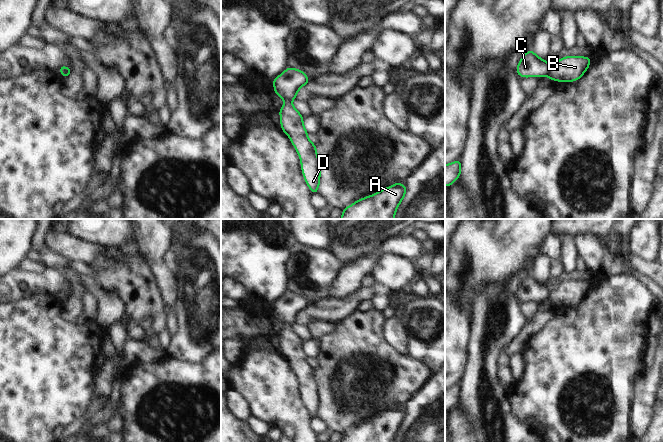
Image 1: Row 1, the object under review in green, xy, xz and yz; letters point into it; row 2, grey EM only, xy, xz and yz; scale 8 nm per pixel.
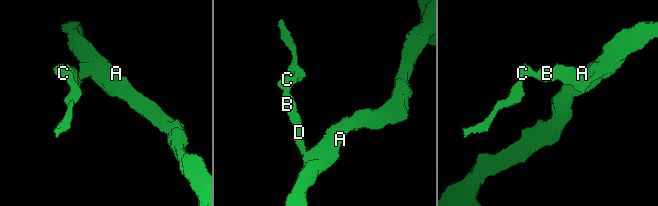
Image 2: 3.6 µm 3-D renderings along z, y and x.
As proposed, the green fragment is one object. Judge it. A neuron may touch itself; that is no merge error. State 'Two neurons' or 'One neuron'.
Two neurons

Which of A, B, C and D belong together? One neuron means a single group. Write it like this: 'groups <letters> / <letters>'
groups A B D / C

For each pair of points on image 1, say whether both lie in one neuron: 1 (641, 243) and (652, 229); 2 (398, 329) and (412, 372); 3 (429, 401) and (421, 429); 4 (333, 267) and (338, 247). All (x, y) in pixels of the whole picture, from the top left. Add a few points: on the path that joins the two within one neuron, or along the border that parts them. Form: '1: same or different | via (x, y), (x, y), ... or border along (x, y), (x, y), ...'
1: same | via (644, 240), (649, 232)
2: different | border along (387, 340), (397, 350), (407, 355)
3: same | via (429, 408), (428, 422)
4: different | border along (331, 250), (345, 263)

